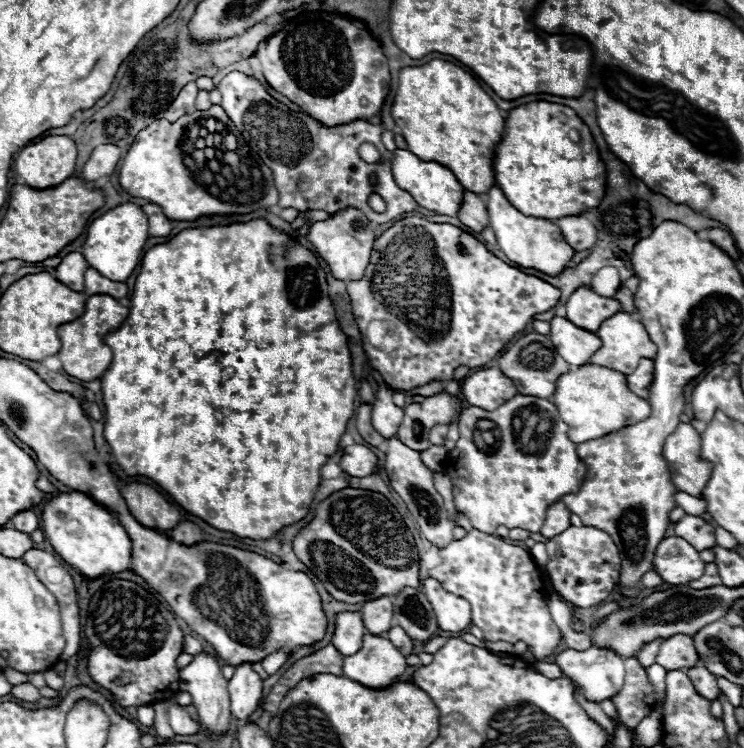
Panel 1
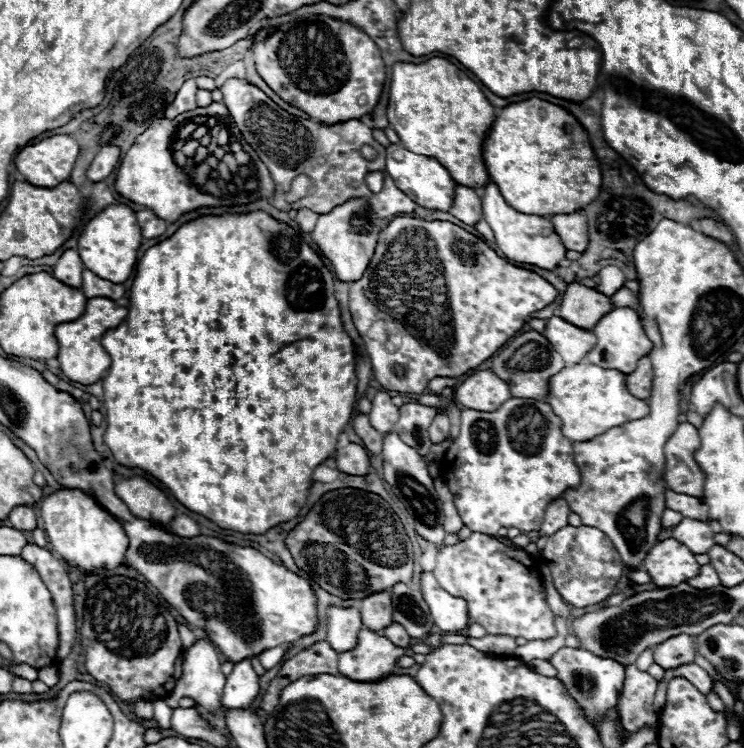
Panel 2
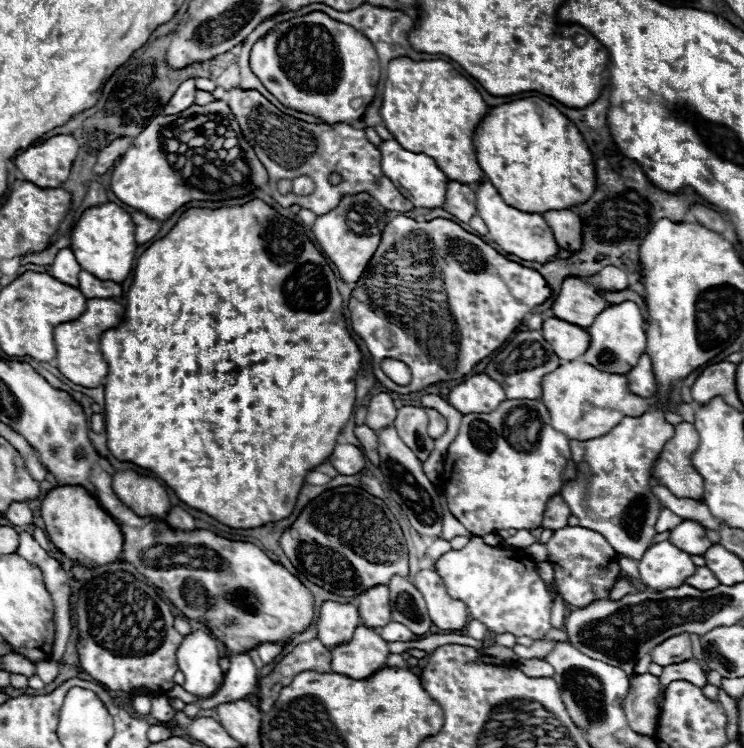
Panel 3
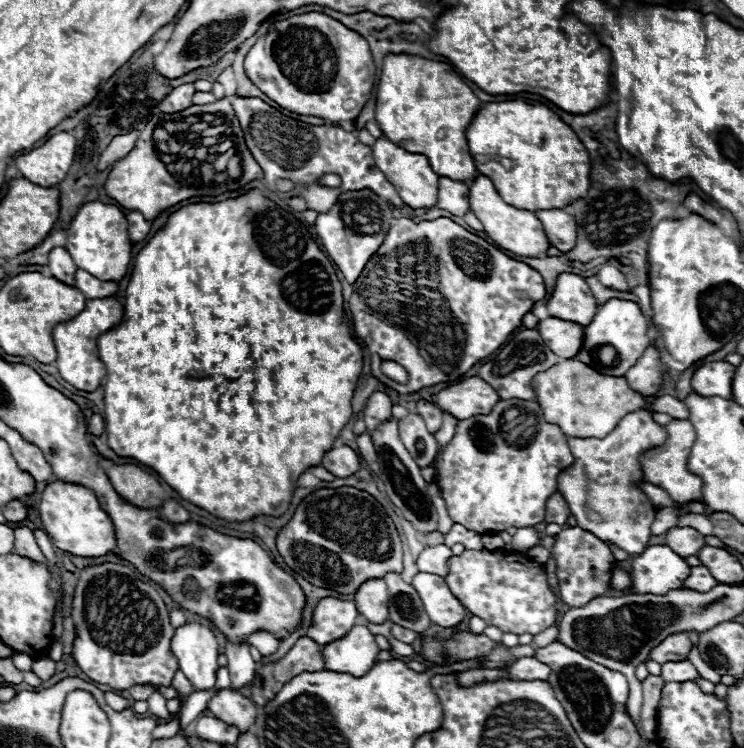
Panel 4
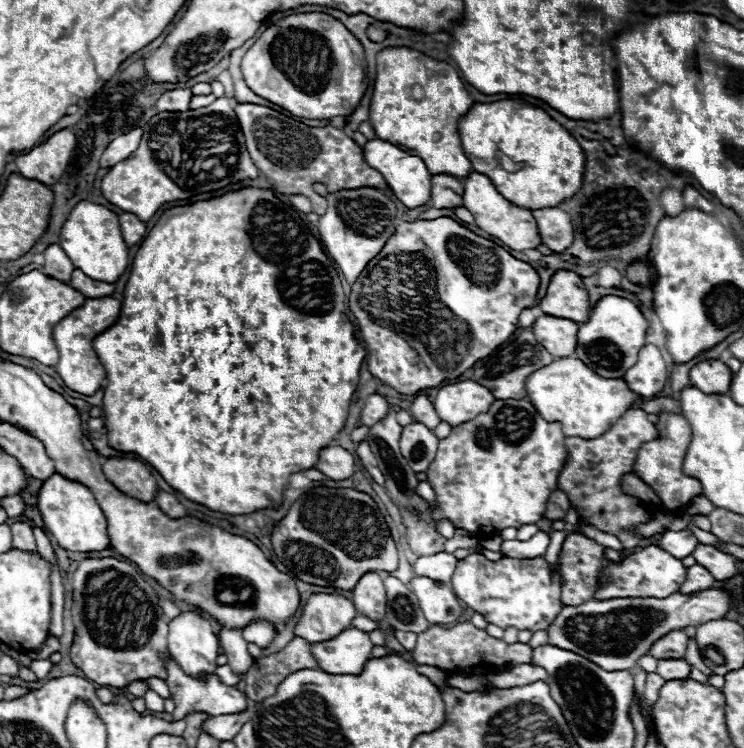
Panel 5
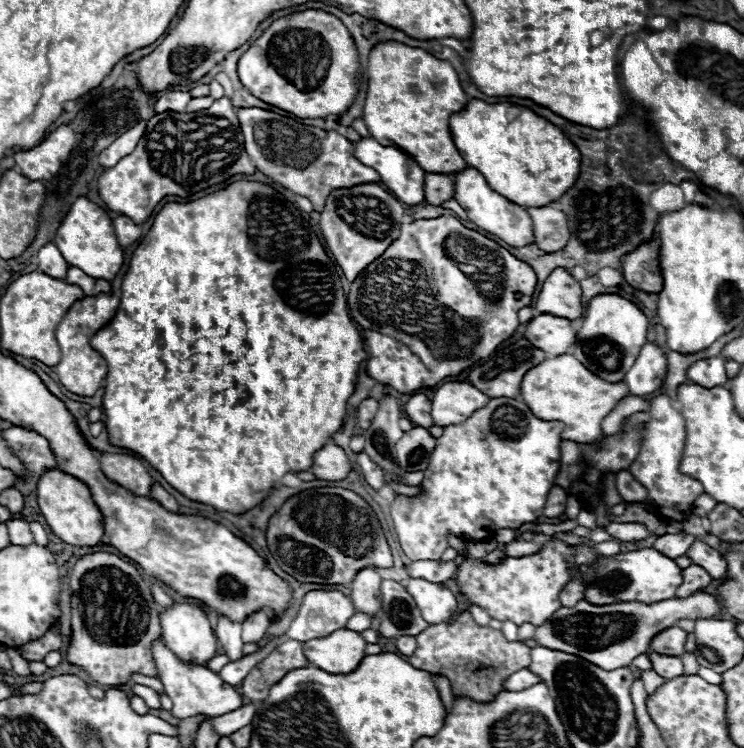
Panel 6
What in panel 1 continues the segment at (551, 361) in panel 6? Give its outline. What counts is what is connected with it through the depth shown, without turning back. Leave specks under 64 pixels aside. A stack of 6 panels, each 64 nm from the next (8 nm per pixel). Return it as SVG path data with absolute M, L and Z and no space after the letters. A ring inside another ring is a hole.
M584 364L562 374L556 382L556 392L552 396L552 402L556 404L560 418L568 424L568 438L574 444L606 436L622 426L640 422L650 416L648 400L638 398L628 390L626 376L622 372L596 364Z

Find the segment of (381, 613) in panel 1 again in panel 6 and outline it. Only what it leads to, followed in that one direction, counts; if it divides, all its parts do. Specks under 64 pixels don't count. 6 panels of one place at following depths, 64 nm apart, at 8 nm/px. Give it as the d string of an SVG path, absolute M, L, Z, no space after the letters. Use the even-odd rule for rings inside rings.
M362 568L356 572L350 584L350 600L358 612L372 616L380 610L380 582L382 578L374 568Z

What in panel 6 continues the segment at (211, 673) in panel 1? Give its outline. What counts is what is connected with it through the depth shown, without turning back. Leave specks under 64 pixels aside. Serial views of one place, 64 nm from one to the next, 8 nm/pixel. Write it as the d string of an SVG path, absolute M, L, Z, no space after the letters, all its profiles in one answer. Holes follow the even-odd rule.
M174 602L160 612L160 626L164 642L180 660L204 666L214 658L216 634L202 608Z

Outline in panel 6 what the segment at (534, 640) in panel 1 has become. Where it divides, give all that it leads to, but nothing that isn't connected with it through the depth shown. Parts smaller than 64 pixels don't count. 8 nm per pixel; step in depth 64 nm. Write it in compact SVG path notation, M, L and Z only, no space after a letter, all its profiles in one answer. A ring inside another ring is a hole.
M552 538L546 542L540 552L532 556L520 556L510 558L506 556L500 564L488 564L488 562L462 562L458 568L458 586L462 594L476 602L478 606L486 608L488 614L496 620L512 620L518 626L524 622L530 622L534 626L544 624L556 608L560 608L558 594L562 588L572 580L570 568L574 568L576 550L568 544L564 544L558 538Z

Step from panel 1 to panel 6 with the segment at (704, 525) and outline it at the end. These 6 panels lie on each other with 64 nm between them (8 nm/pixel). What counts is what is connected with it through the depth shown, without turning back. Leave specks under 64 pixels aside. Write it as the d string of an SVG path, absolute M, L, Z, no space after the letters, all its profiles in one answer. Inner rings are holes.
M678 532L678 534L664 534L664 536L658 536L652 544L652 548L656 548L660 554L664 556L672 556L672 558L678 558L678 556L684 556L686 550L690 548L690 544L694 542L696 538L686 534L686 532Z

